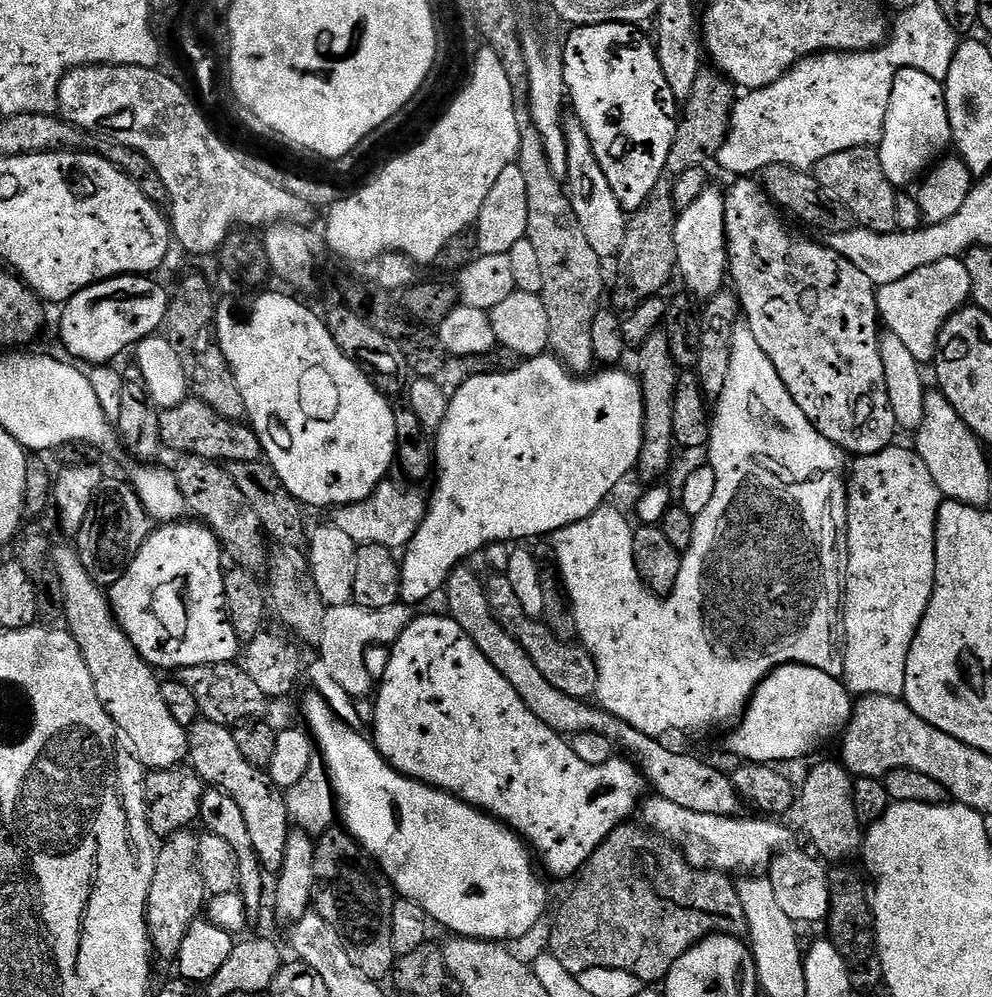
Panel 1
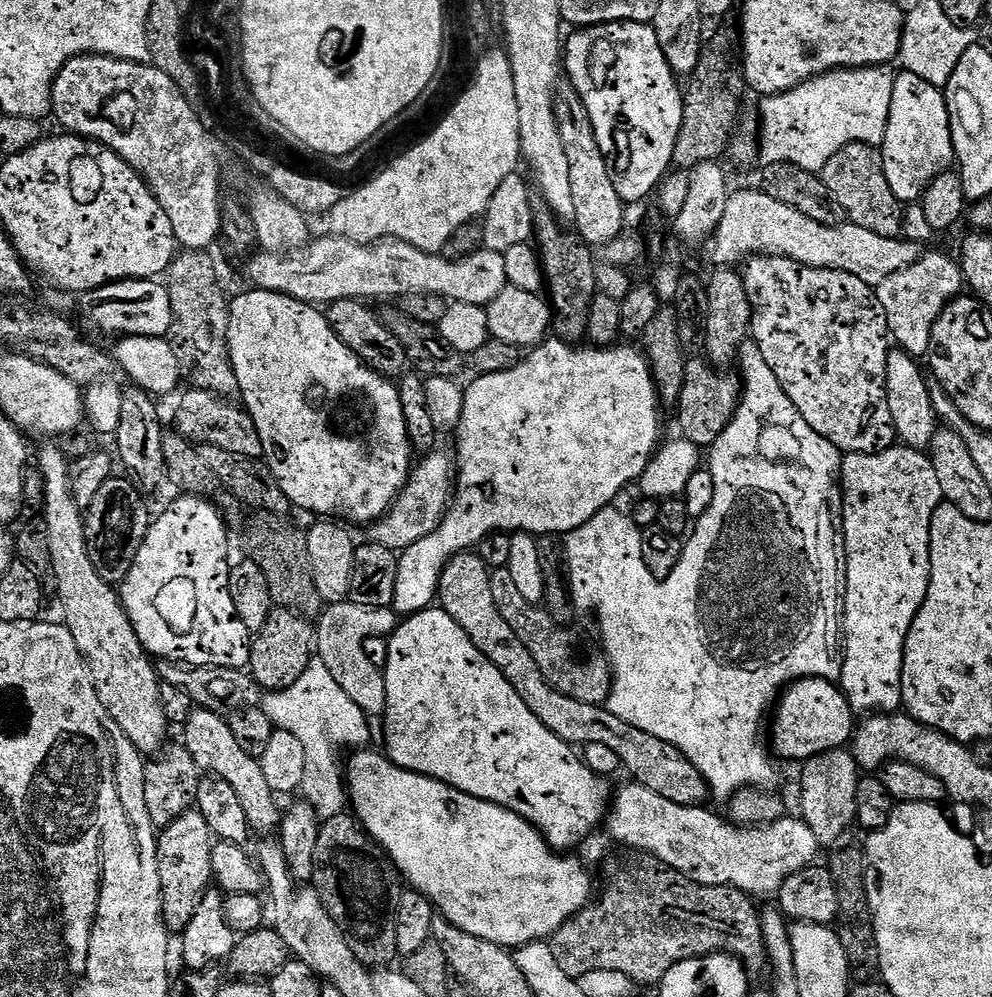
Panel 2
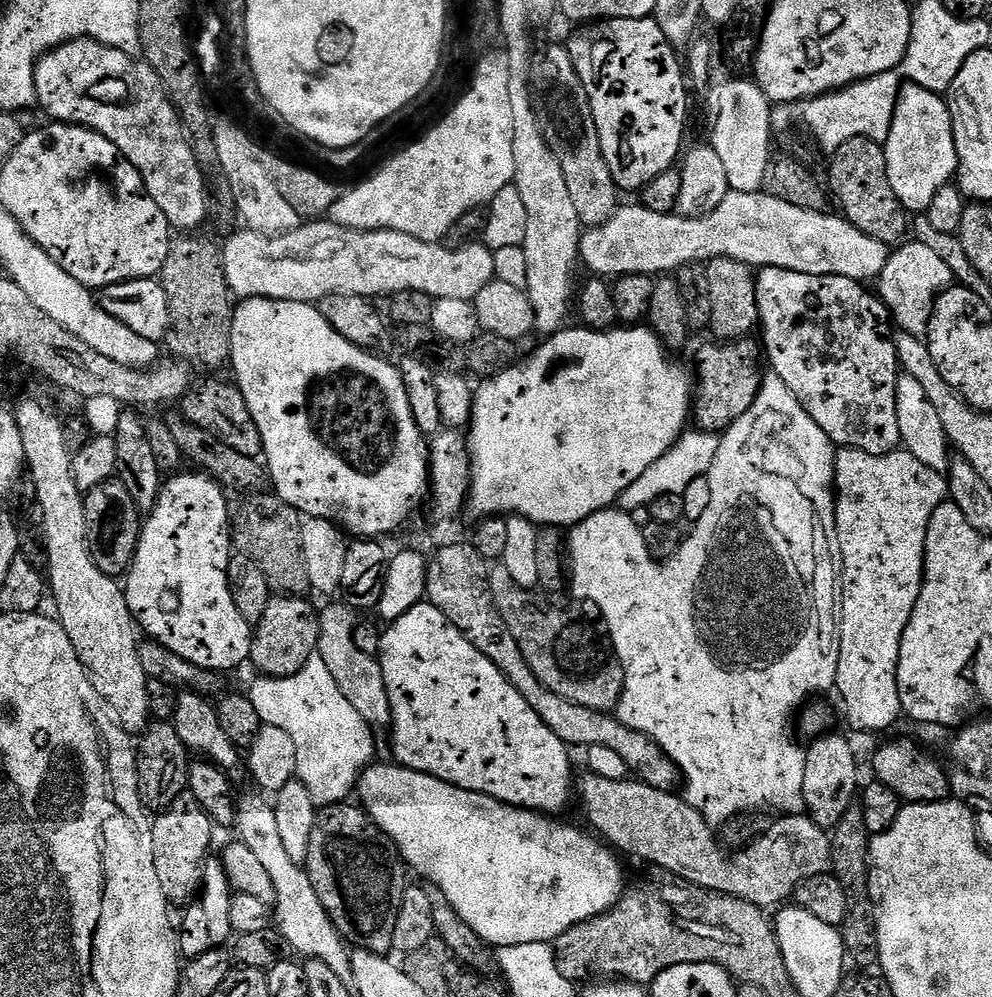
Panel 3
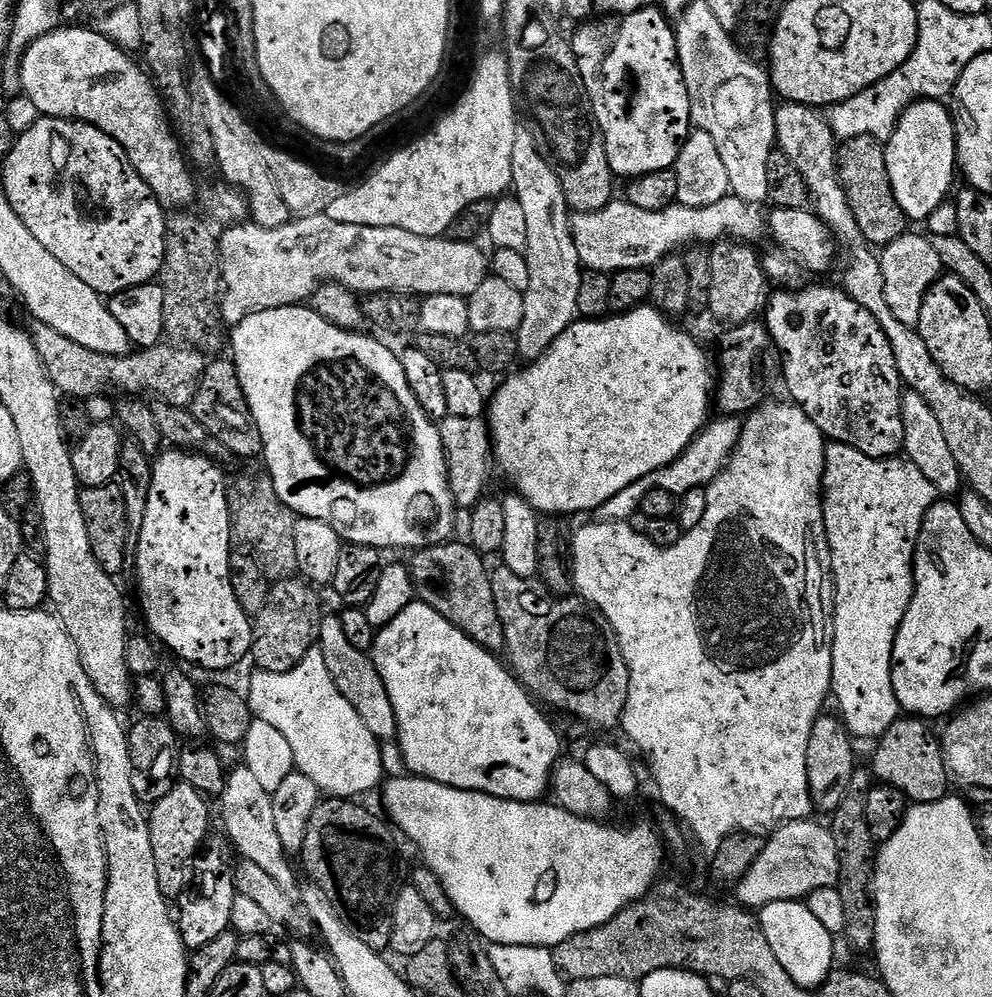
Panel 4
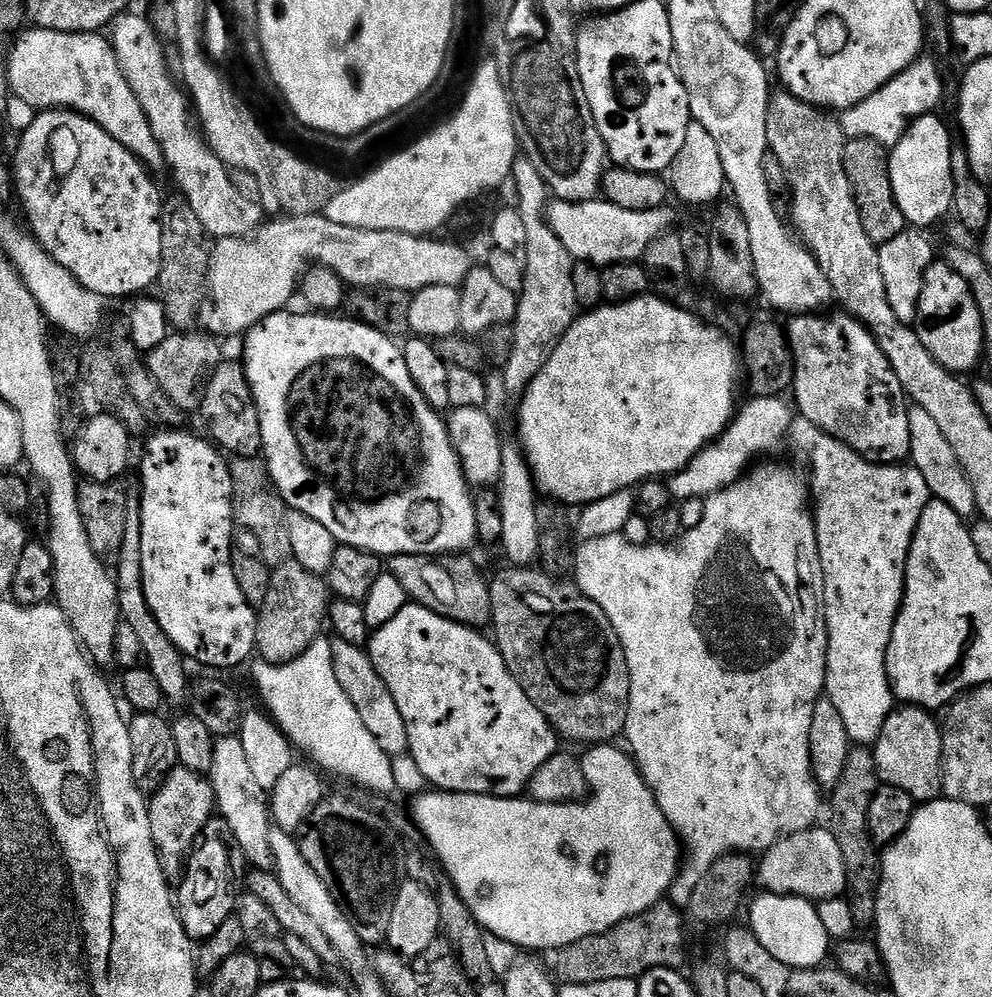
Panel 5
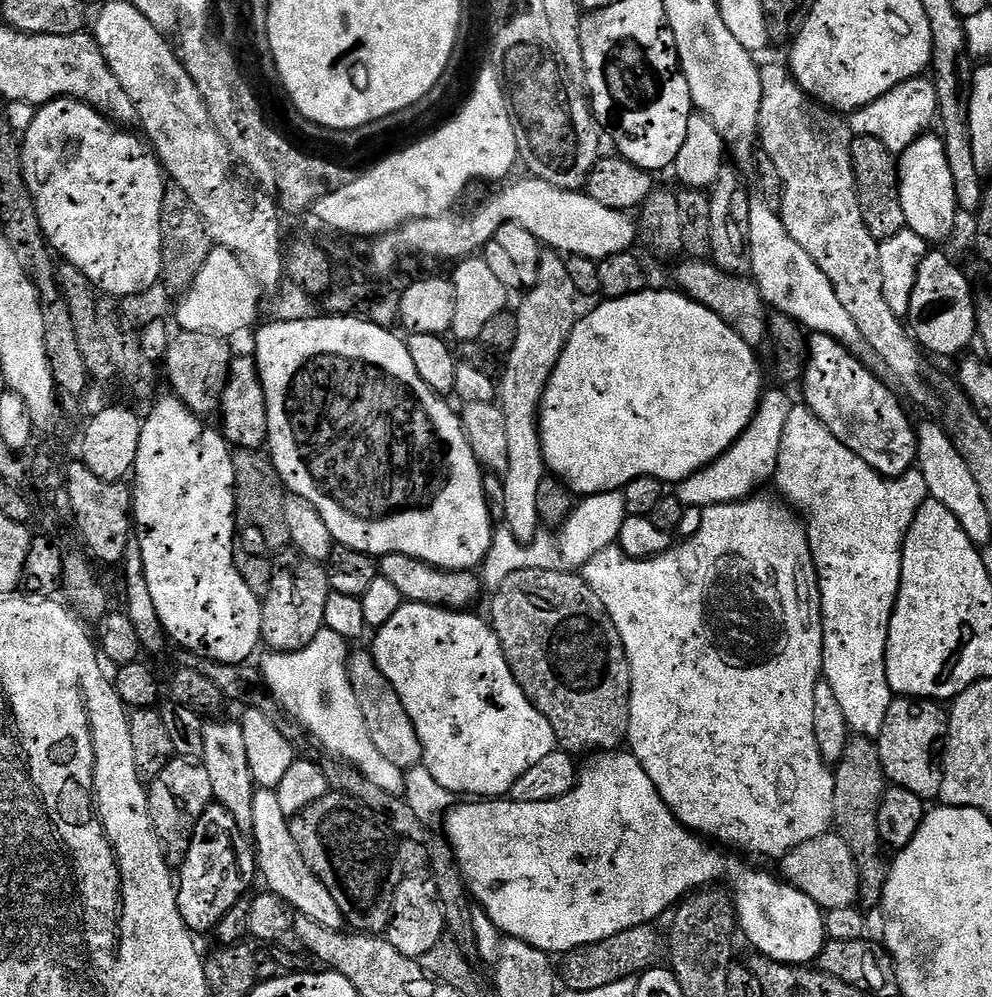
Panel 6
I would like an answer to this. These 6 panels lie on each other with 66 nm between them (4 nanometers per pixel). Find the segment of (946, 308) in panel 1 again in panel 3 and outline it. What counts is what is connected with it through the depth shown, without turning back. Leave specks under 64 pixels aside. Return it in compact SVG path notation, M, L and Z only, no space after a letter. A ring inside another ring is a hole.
M904 242L889 255L886 266L878 278L880 284L879 299L884 301L889 317L896 320L895 327L902 332L909 332L912 336L923 337L928 331L928 322L932 317L932 310L936 299L953 287L954 281L950 266L938 258L927 246L915 242Z

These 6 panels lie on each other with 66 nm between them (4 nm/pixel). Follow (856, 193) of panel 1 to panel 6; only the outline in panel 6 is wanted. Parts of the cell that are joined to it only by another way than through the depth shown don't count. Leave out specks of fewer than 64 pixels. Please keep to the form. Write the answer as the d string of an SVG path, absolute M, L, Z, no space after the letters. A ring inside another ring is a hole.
M857 136L852 142L852 169L866 230L870 230L870 234L877 242L886 238L894 238L894 234L905 231L908 223L906 214L902 214L900 170L894 153L886 150L886 146L878 142L878 138Z

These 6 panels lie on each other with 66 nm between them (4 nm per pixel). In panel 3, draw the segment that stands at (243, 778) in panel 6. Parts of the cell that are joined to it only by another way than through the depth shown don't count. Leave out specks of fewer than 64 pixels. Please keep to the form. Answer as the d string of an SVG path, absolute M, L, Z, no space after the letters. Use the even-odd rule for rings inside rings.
M261 793L246 794L237 799L236 818L234 823L237 837L248 846L257 860L265 866L274 882L274 924L289 949L301 952L301 957L318 962L326 962L334 974L344 981L352 979L352 959L346 942L340 935L332 919L326 914L314 886L310 882L307 871L301 865L294 864L283 847L274 807L271 801Z

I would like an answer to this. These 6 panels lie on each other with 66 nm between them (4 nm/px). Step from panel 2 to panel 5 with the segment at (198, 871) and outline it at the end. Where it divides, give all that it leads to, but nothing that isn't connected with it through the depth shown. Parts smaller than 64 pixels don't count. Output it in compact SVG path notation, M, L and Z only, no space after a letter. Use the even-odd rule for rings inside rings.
M181 766L173 768L164 785L148 800L150 834L154 838L162 874L169 882L183 880L188 857L192 855L206 822L213 819L216 811L215 792L209 777Z

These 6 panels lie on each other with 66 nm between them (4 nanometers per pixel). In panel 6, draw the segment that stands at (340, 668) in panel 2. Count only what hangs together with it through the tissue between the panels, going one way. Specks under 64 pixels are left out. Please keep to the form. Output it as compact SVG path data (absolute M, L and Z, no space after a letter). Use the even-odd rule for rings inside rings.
M353 651L349 655L348 677L354 690L354 698L358 698L362 718L366 718L366 730L370 734L370 742L378 746L382 758L394 762L394 766L405 770L417 767L424 759L422 742L418 742L418 730L414 730L414 722L410 722L406 706L402 706L402 698L398 698L394 686L390 686L390 682L382 674L371 651Z

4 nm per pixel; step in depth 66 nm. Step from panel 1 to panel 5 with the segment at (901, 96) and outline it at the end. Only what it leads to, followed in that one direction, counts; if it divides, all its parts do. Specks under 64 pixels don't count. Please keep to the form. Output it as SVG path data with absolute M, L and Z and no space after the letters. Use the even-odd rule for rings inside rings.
M939 115L919 116L913 120L902 139L890 150L890 182L894 186L894 198L902 210L905 221L913 229L928 230L954 208L954 178L952 177L952 132L939 120Z

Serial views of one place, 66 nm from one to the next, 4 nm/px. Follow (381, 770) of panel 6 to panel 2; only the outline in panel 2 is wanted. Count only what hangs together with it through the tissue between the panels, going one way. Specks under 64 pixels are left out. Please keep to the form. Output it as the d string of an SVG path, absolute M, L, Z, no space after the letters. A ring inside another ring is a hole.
M318 658L308 663L306 670L302 670L302 678L298 678L294 686L286 686L280 692L267 693L263 697L262 707L266 718L270 718L273 729L294 734L294 738L298 738L298 743L302 745L302 754L306 758L302 785L303 799L315 810L321 821L334 818L339 812L345 811L346 805L340 801L340 796L346 791L346 772L342 767L342 760L340 764L339 752L340 748L363 749L367 745L364 743L371 738L372 732L368 729L368 720L364 717L363 707L350 702L350 697L340 689L338 682L334 682L330 670L326 670L326 662Z

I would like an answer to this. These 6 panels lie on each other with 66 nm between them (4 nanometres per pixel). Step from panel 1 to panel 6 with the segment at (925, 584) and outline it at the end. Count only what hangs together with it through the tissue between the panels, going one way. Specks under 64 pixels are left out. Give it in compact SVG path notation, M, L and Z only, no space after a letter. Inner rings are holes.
M796 406L793 407L790 414L790 422L786 422L786 434L782 434L782 446L778 450L774 484L780 487L781 494L779 493L779 495L799 513L803 519L804 527L808 529L812 561L816 567L816 577L820 583L820 617L824 627L823 679L828 682L830 689L834 690L835 697L838 698L839 705L842 706L842 711L846 716L849 729L858 736L879 737L882 726L886 722L886 710L890 710L894 699L893 690L888 685L886 678L886 662L884 659L888 645L890 618L896 605L900 579L902 578L902 550L904 549L904 539L910 530L910 522L914 522L914 514L918 514L918 510L924 505L925 500L929 499L926 478L922 478L922 474L918 470L905 472L904 475L895 478L889 478L883 476L880 472L875 472L870 465L862 462L862 458L858 458L858 454L854 454L854 450L850 450L842 442L838 442L838 438L834 438L834 434L830 434L828 427L808 407Z

